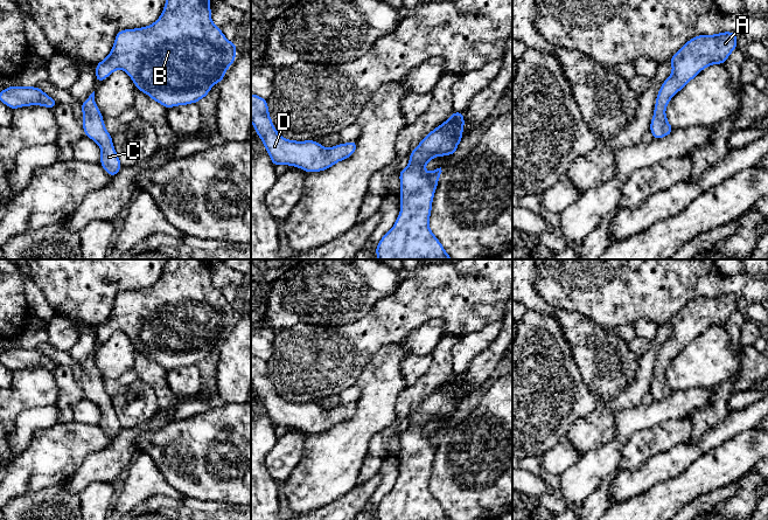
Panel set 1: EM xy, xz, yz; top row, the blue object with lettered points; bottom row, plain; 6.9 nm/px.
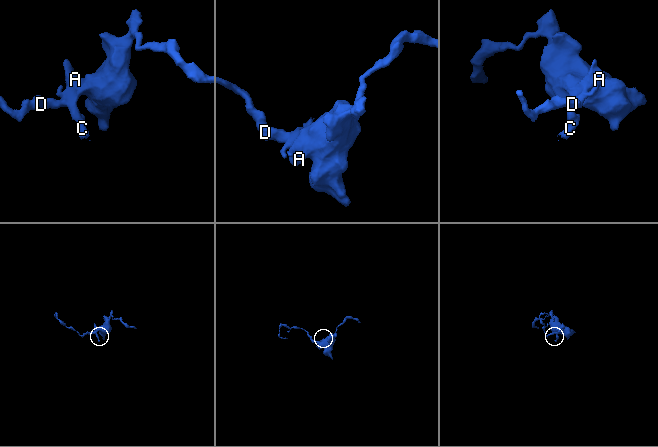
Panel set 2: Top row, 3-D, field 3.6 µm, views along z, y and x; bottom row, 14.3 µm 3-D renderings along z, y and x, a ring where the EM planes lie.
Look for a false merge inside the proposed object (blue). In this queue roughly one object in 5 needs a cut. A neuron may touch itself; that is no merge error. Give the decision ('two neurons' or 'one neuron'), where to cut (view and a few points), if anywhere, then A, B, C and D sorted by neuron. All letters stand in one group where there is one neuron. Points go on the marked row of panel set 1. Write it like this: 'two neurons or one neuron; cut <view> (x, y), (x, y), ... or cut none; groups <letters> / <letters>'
one neuron; cut none; groups A B C D

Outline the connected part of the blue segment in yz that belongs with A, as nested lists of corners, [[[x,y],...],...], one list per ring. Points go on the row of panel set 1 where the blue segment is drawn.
[[[733,32],[697,35],[671,56],[672,72],[659,88],[650,122],[649,130],[654,139],[661,139],[673,132],[665,116],[671,98],[705,68],[712,64],[725,64],[731,53],[738,48],[736,37]]]

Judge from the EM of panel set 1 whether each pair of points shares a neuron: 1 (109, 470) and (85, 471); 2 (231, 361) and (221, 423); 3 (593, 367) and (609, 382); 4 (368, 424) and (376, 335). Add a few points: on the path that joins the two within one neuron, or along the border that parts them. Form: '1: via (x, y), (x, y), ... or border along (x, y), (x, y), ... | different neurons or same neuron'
1: via (103, 470), (91, 471) | same neuron
2: border along (227, 402), (238, 403) | different neurons
3: via (598, 369), (606, 378) | same neuron
4: border along (398, 341), (383, 345), (370, 358), (360, 376) | different neurons

